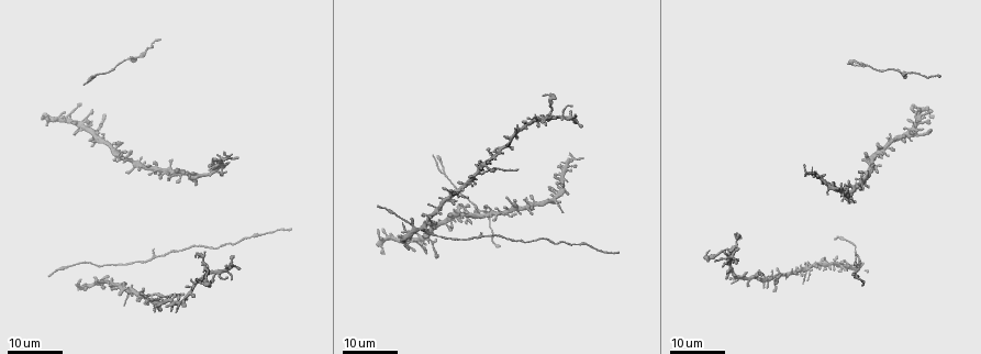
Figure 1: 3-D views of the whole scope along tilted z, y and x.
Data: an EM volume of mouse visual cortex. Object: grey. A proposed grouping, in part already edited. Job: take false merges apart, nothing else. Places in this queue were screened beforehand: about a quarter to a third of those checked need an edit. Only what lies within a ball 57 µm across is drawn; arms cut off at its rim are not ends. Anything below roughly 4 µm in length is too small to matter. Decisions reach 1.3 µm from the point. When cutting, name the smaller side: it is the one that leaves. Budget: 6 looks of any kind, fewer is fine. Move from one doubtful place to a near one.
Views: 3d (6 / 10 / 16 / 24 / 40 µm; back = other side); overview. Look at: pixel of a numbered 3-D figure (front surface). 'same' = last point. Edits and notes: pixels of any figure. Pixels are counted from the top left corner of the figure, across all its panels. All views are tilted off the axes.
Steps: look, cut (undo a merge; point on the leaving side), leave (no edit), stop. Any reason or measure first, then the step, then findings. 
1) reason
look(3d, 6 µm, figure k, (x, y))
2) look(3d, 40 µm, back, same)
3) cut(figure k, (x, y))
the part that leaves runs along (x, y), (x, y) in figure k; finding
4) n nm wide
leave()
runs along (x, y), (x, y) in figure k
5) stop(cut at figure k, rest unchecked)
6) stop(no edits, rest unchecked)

two arms in line, one across
look(3d, 24 µm, figure 1, (132, 57))

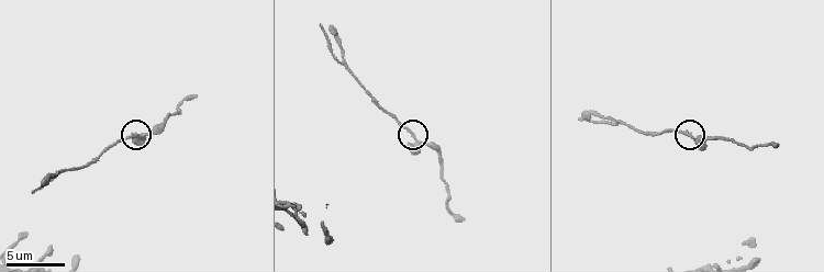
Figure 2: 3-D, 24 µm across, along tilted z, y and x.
closer look
look(3d, 6 µm, figure 2, (416, 138))

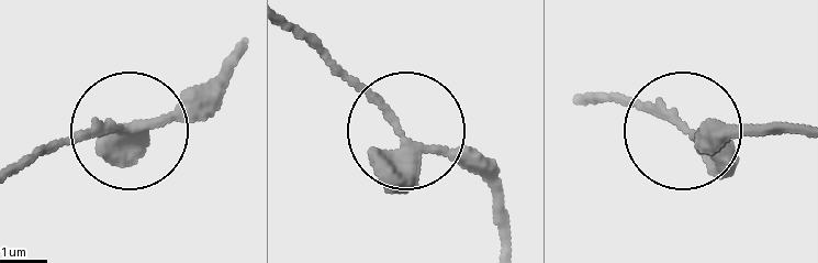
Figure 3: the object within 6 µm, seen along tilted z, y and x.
look(3d, 6 µm, back, figure 3, (121, 130))

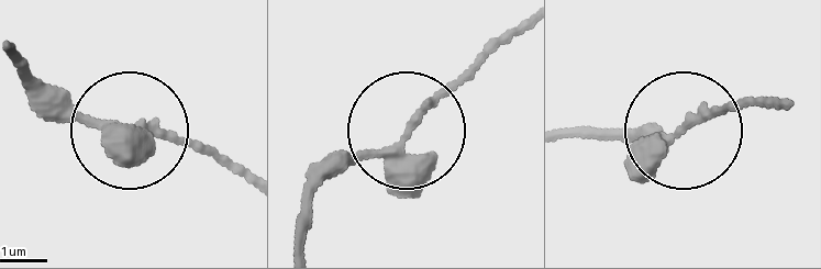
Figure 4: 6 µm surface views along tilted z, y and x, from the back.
250 nm wide
leave()
continuous, no second cell

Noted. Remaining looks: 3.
look(3d, 16 µm, figure 1, (529, 211))

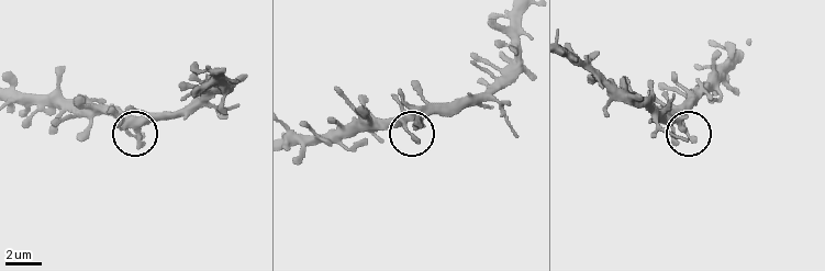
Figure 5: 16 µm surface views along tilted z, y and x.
closer look
look(3d, 10 µm, figure 5, (127, 132))

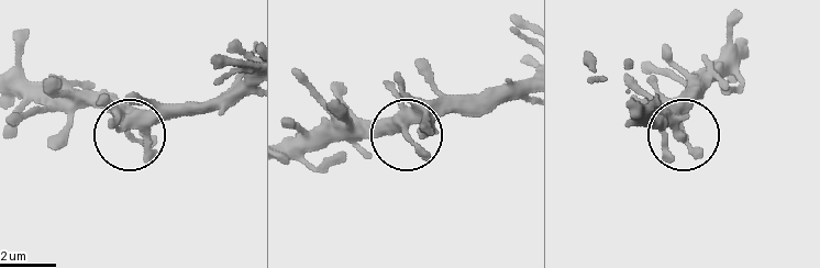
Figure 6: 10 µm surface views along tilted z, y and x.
leave()
continuous, no second cell

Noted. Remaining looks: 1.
stop(no edits, rest unchecked)

